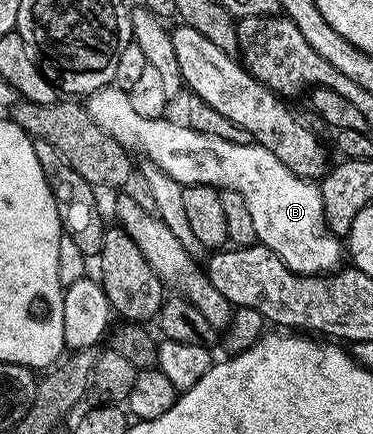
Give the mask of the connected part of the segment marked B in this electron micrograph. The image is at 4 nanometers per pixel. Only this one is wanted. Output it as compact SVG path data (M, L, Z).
M106 85L105 88L88 94L84 102L85 109L111 139L115 139L124 149L140 156L146 161L155 163L171 179L175 179L181 186L187 185L211 185L214 189L234 189L243 195L243 203L247 203L247 212L255 223L255 235L260 244L266 245L293 273L312 273L324 275L334 272L343 261L343 241L336 237L327 227L321 190L310 178L300 177L291 172L267 147L259 144L244 145L243 143L231 143L219 135L203 135L203 131L195 131L189 125L180 120L169 121L168 116L156 117L155 119L143 119L143 115L137 114L135 107L131 107L131 99L128 92L118 89L116 85Z

